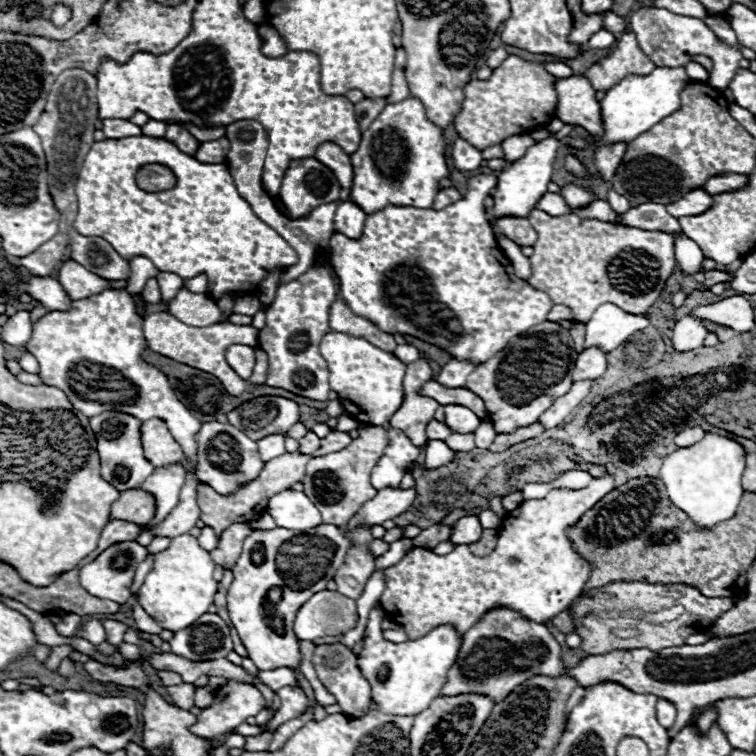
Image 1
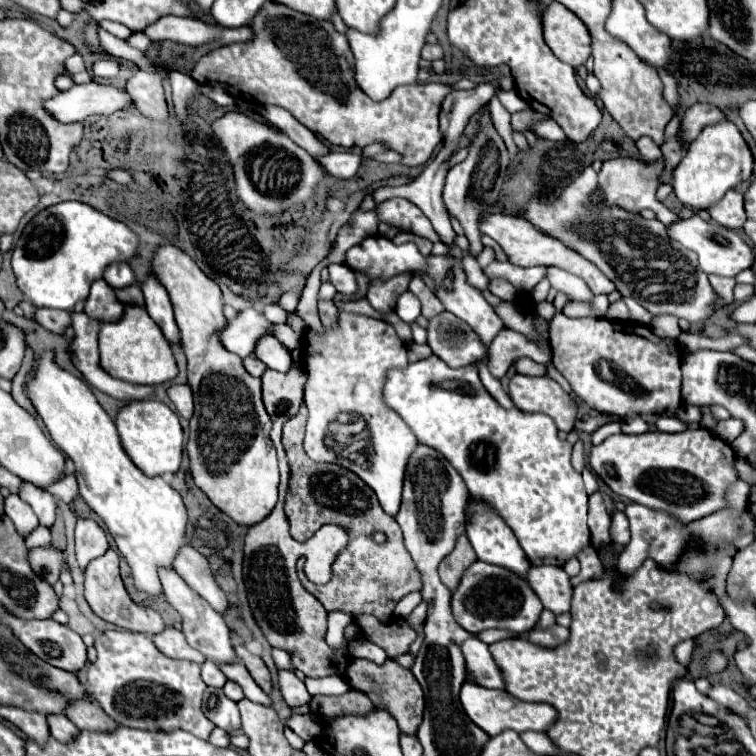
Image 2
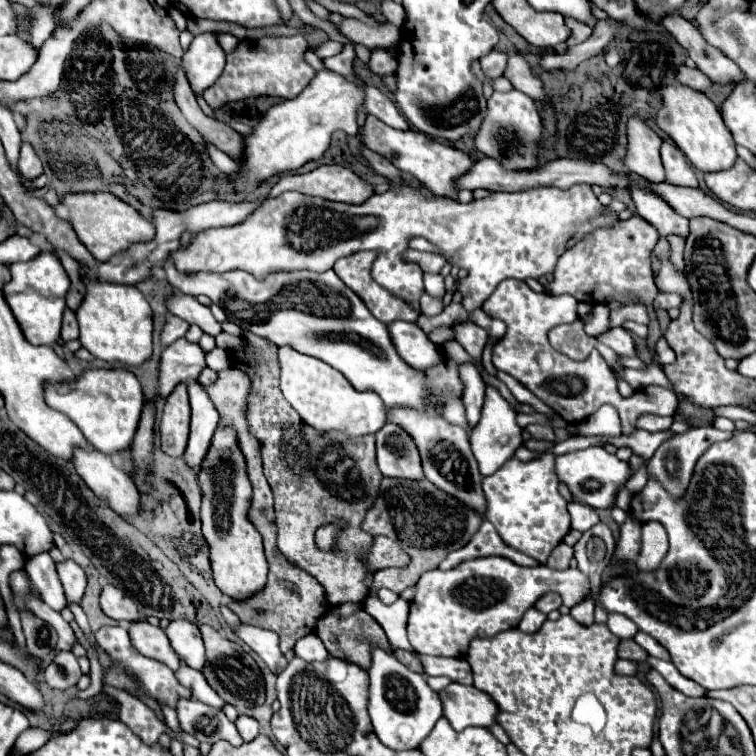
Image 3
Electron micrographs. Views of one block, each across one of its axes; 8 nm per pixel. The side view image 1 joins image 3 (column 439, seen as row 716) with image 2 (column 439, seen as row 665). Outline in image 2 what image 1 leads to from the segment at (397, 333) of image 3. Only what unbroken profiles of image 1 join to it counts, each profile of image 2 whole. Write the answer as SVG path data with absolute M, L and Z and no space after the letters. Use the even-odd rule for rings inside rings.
M450 312L434 316L428 324L428 346L450 368L468 366L486 358L488 346Z

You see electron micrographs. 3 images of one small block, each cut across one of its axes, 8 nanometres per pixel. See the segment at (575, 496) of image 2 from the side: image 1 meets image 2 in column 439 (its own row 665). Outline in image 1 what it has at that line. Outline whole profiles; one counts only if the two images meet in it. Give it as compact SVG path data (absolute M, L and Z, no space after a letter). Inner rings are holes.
M378 605L370 612L364 648L358 656L358 668L372 686L372 698L380 712L396 716L416 716L438 696L440 688L446 682L446 672L454 664L460 648L460 638L452 626L438 626L418 640L406 640L394 644L382 638L380 622L386 617Z

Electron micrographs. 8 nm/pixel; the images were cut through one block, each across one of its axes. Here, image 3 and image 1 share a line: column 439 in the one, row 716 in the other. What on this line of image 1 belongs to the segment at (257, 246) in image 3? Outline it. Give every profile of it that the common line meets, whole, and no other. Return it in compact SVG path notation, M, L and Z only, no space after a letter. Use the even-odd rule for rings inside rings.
M228 680L224 686L216 688L214 704L198 714L198 722L190 732L200 738L216 738L246 722L248 716L256 716L264 706L264 696L252 684Z

